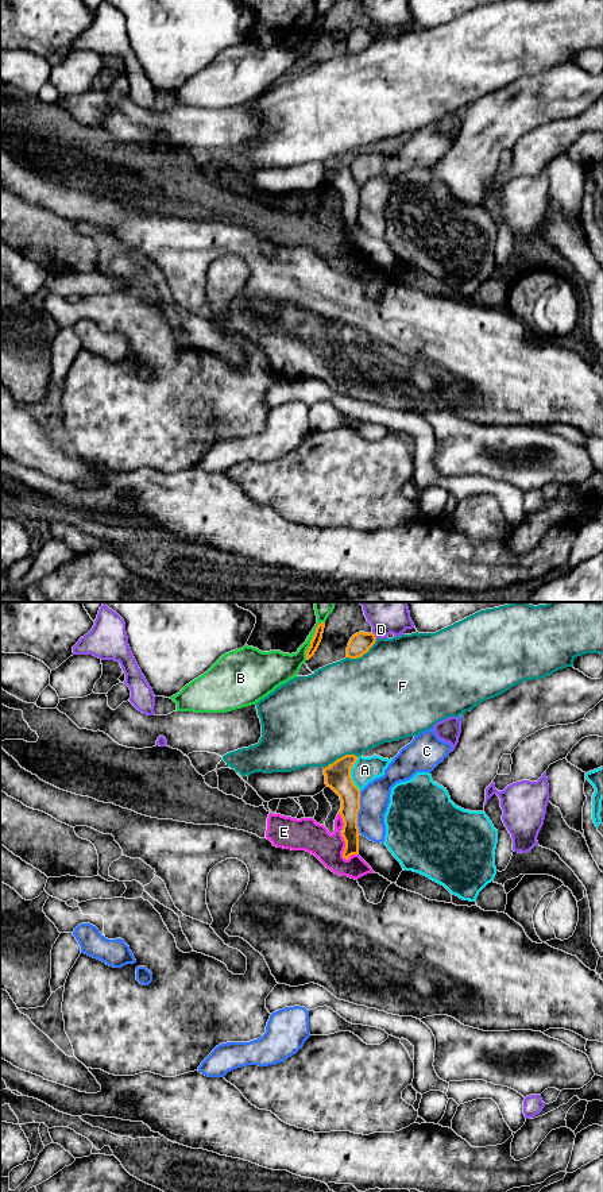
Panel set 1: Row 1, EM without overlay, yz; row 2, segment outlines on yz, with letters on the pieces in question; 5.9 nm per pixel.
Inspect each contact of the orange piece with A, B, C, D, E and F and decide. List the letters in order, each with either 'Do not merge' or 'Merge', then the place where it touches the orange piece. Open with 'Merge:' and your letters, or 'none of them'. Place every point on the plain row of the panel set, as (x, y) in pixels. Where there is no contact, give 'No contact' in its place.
Merge: none of them
A: Do not merge. Touches orange at yz (350, 169)
B: Do not merge. Touches orange at yz (312, 34)
C: Do not merge. Touches orange at yz (358, 207)
D: Do not merge. Touches orange at yz (374, 30)
E: Do not merge. Touches orange at yz (346, 242)
F: Do not merge. Touches orange at yz (363, 49)

